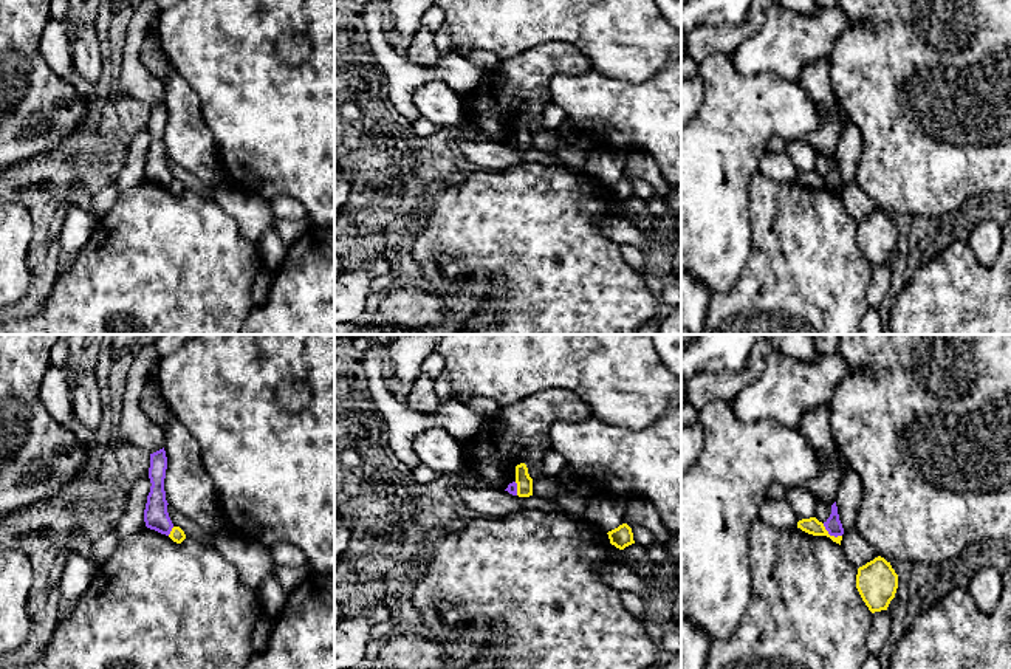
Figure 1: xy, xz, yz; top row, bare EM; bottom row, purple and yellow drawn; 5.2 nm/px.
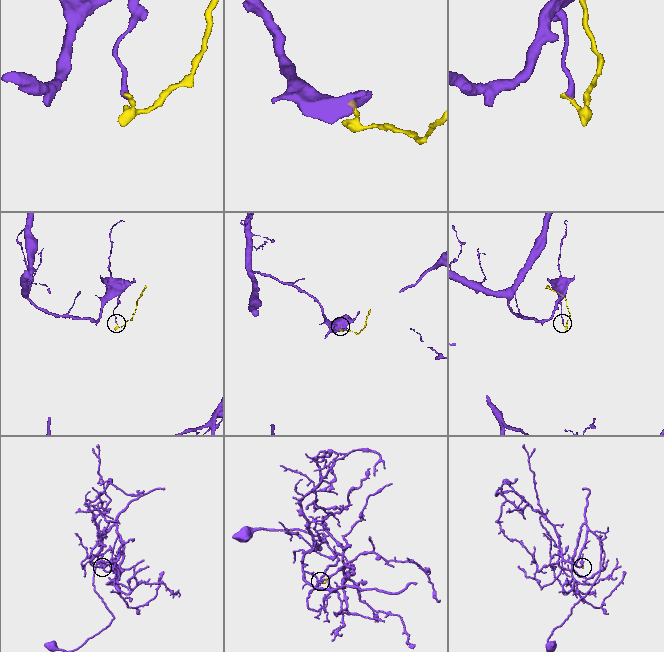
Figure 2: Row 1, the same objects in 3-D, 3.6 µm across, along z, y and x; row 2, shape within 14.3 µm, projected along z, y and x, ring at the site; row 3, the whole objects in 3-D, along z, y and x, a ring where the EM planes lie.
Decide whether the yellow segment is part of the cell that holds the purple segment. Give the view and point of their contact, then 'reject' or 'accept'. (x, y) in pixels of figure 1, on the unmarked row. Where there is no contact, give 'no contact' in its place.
meets purple in yz at (830, 188); reject

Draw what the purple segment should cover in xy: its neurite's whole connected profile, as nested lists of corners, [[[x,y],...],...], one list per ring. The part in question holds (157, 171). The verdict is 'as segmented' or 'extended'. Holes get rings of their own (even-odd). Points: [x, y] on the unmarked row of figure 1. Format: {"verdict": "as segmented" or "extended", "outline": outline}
{"verdict": "as segmented", "outline": [[[163,101],[150,107],[149,132],[152,139],[144,163],[144,175],[147,181],[169,189],[173,181],[173,177],[167,166],[169,156],[166,153],[166,144],[164,144],[166,122],[167,122],[167,110]]]}

